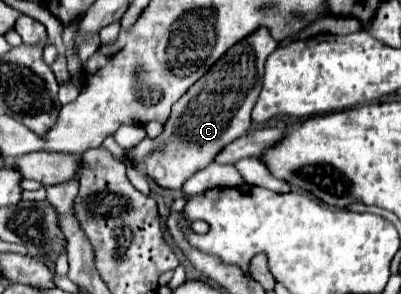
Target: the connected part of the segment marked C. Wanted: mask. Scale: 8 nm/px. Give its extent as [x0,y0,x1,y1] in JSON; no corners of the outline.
[131,27,279,189]

